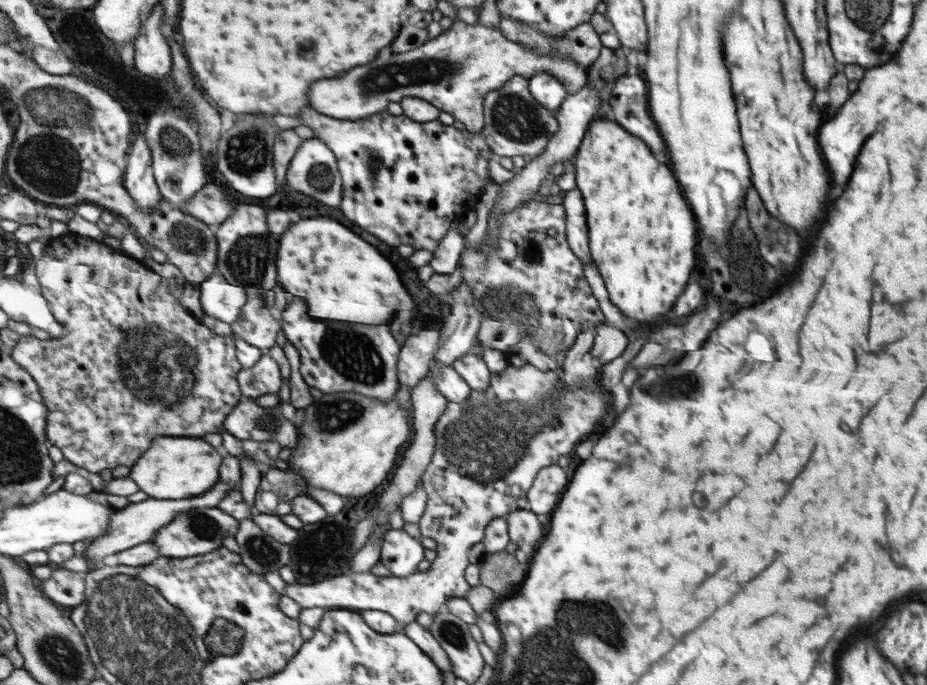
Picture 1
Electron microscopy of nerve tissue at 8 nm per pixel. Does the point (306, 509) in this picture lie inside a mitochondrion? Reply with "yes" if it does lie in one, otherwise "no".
no

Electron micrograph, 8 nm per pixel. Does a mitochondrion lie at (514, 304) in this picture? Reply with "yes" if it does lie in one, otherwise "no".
yes

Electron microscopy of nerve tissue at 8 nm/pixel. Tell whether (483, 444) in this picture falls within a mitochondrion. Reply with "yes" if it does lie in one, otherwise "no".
yes

